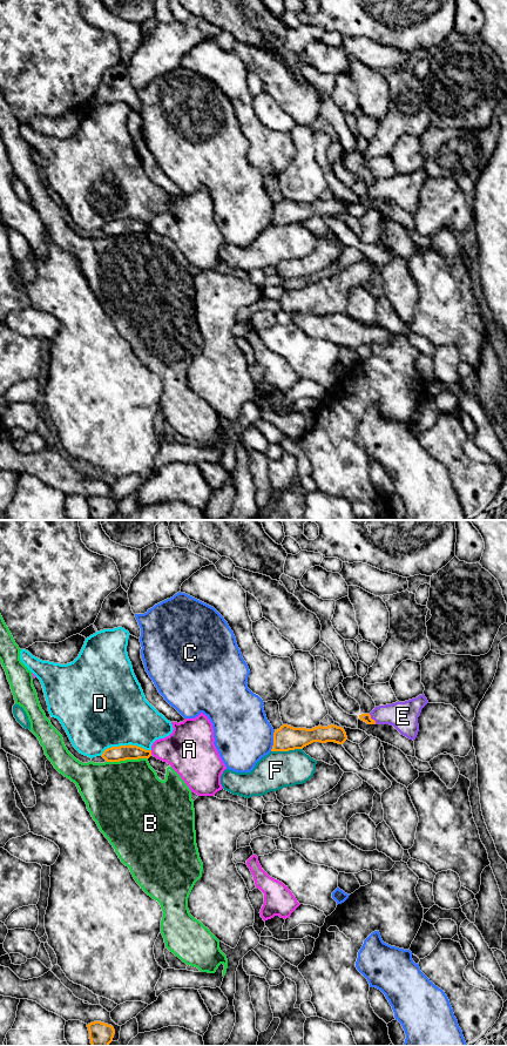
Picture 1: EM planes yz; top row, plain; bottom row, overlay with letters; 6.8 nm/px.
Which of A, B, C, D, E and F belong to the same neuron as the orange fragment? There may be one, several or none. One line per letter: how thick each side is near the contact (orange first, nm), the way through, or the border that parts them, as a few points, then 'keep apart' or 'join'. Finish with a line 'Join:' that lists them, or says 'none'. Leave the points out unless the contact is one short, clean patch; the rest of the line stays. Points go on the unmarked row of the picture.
A: 110/320 nm | keep apart
B: 110/480 nm | keep apart
C: 170/400 nm | keep apart
D: 110/480 nm | keep apart
E: 60/190 nm | across yz (366, 191), (371, 193), (403, 190) | join
F: 170/260 nm | keep apart
Join: E

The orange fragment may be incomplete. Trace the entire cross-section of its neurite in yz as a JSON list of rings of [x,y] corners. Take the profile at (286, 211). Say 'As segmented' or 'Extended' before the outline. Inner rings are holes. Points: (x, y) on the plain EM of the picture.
As segmented. [[[283,198],[273,207],[273,220],[271,225],[289,225],[303,223],[313,216],[334,216],[343,218],[347,214],[344,202],[334,198],[327,201],[315,201],[312,203],[293,202]]]

